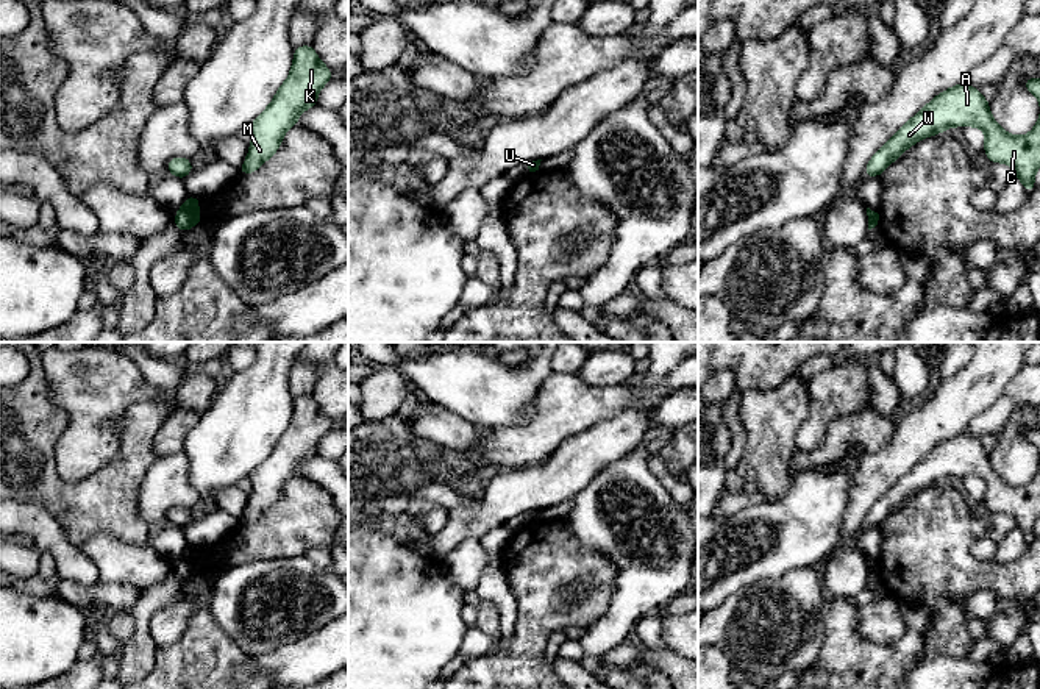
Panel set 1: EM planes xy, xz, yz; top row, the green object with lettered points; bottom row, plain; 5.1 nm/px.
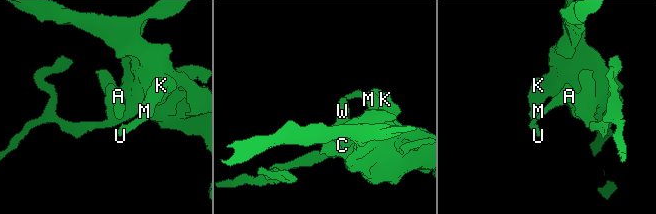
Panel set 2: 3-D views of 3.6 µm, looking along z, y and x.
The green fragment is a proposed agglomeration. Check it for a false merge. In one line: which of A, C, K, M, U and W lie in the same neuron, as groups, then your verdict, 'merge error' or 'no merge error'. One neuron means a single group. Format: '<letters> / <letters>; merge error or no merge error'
A C K M U W; no merge error

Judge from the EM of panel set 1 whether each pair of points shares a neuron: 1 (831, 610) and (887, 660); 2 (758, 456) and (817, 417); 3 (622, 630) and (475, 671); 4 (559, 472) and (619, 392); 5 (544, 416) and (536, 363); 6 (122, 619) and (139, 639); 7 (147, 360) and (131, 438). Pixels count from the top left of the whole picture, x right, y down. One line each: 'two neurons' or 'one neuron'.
1: one neuron
2: two neurons
3: two neurons
4: two neurons
5: two neurons
6: two neurons
7: two neurons

